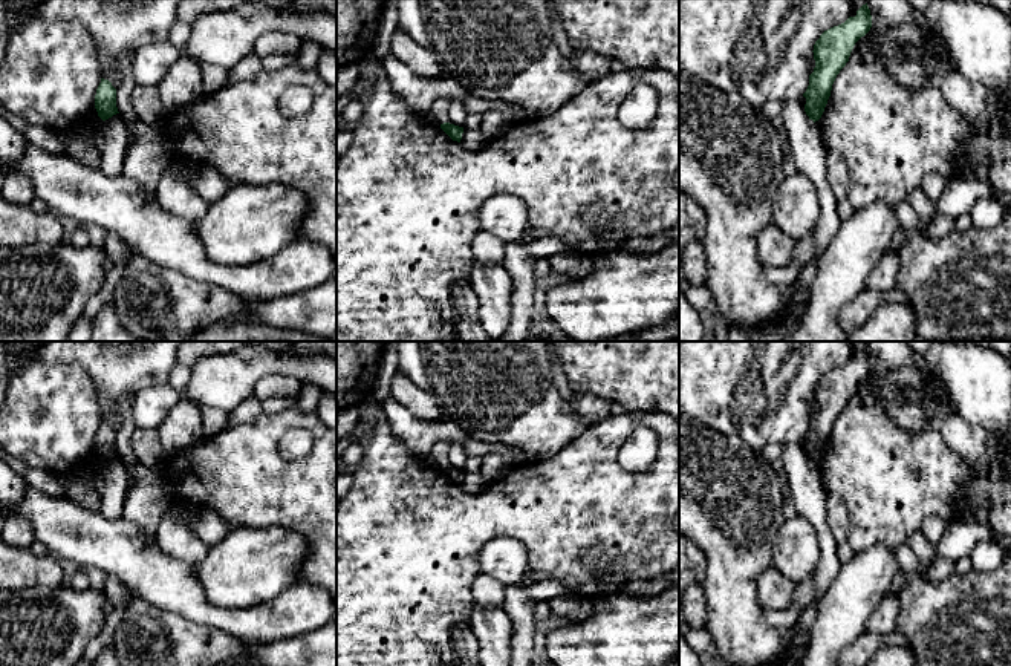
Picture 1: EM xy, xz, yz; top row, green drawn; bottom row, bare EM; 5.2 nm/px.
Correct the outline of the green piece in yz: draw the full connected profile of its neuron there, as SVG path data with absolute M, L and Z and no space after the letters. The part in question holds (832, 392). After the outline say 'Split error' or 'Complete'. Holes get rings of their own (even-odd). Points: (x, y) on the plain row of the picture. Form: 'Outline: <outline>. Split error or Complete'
Outline: M863 348L855 360L824 374L814 387L815 410L809 418L809 429L803 439L806 441L805 455L814 465L824 455L831 439L832 427L840 413L849 404L855 386L872 371L870 352Z. Complete

